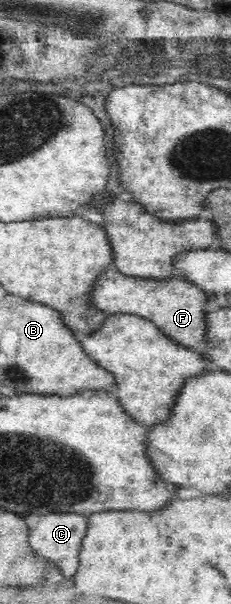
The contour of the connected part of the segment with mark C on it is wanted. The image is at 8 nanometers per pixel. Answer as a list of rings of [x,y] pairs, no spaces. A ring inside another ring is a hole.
[[[51,512],[49,514],[41,515],[39,524],[31,530],[31,548],[35,554],[55,562],[61,572],[67,576],[75,576],[78,571],[79,556],[82,547],[83,539],[86,535],[88,517],[82,514]]]

